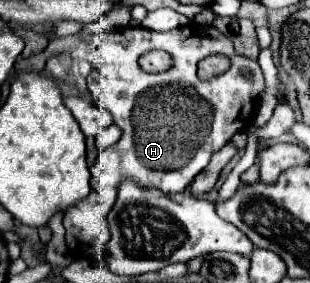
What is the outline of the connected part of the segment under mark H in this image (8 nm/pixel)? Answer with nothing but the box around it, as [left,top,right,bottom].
[63,24,265,258]

